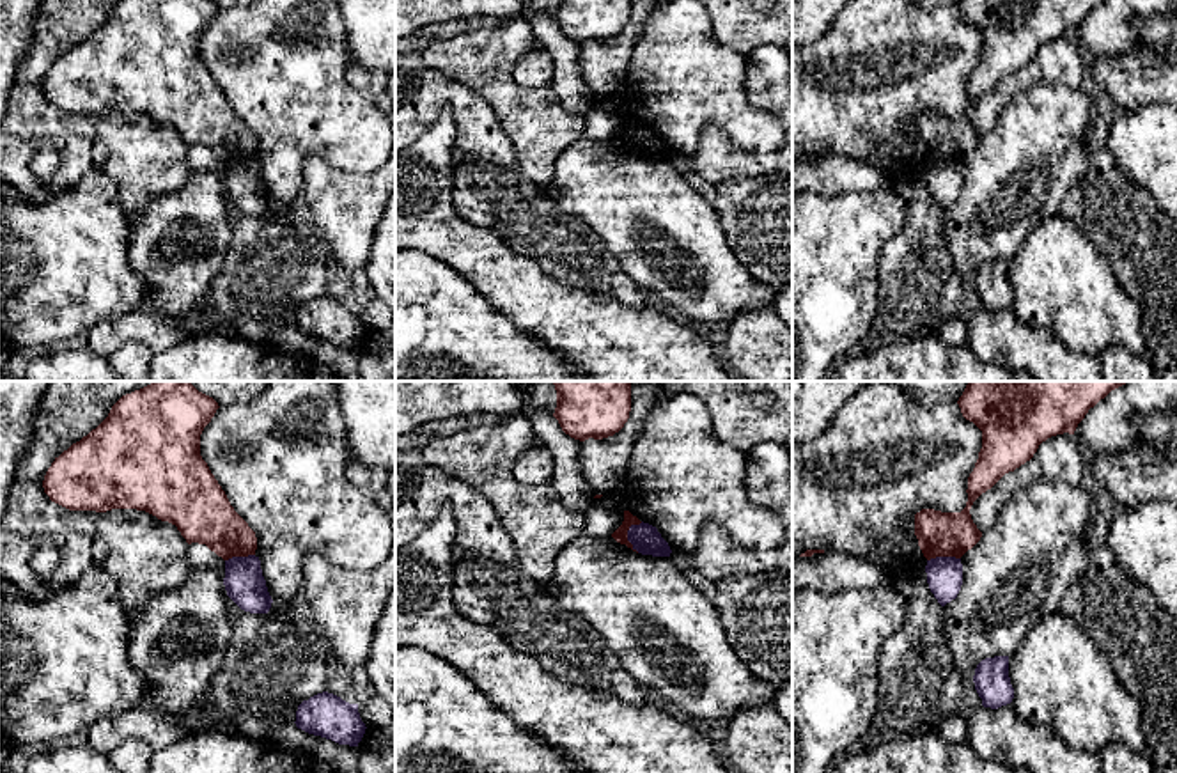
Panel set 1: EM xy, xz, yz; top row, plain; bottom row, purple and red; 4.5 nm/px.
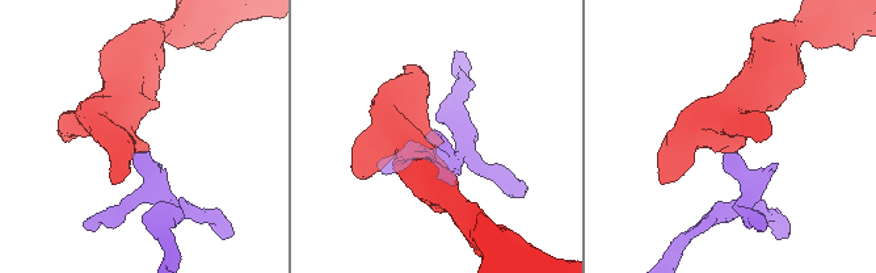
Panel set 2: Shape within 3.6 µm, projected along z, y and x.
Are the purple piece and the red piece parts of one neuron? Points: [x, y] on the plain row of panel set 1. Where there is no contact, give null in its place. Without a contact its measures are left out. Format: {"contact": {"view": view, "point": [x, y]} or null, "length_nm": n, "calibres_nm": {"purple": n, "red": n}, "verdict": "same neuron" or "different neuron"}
{"contact": {"view": "xz", "point": [628, 137]}, "length_nm": 150, "calibres_nm": {"purple": 140, "red": 60}, "verdict": "different neuron"}

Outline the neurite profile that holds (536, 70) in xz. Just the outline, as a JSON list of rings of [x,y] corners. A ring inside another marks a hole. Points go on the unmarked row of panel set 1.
[[[534,35],[530,51],[516,62],[514,82],[521,89],[551,87],[555,64],[541,41]]]

